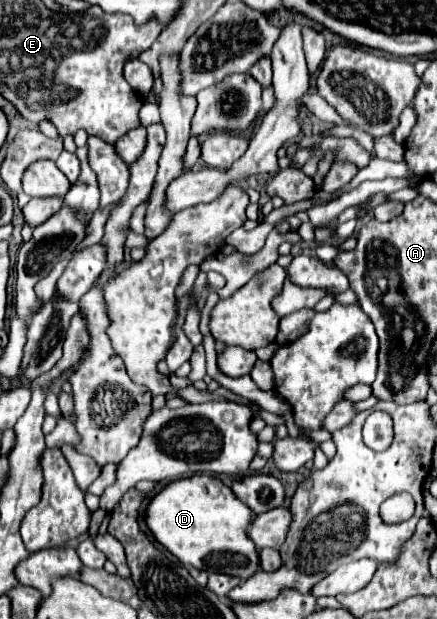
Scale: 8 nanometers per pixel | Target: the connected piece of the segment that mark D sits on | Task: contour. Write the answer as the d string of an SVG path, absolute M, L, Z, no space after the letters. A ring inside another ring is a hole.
M194 475L172 481L164 487L146 509L146 523L154 539L174 553L184 565L192 565L202 571L218 571L240 581L260 571L258 549L248 539L248 527L254 521L254 513L242 503L228 485L210 475ZM212 483L216 493L210 491Z

